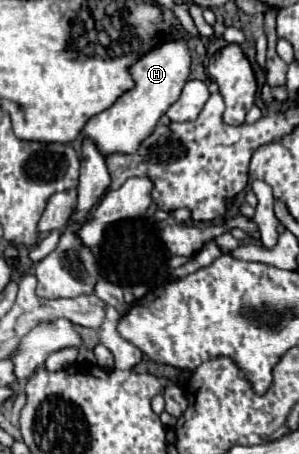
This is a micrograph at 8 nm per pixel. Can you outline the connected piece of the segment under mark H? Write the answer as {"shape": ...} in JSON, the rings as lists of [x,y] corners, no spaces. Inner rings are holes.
{"shape":[[[174,31],[170,39],[160,43],[136,65],[132,65],[130,73],[136,81],[136,87],[118,97],[118,101],[110,109],[88,119],[82,131],[84,137],[90,137],[90,141],[94,141],[96,149],[104,157],[108,157],[110,153],[136,153],[142,141],[156,129],[160,117],[168,111],[168,107],[178,101],[180,91],[190,75],[190,53],[186,41]]]}

